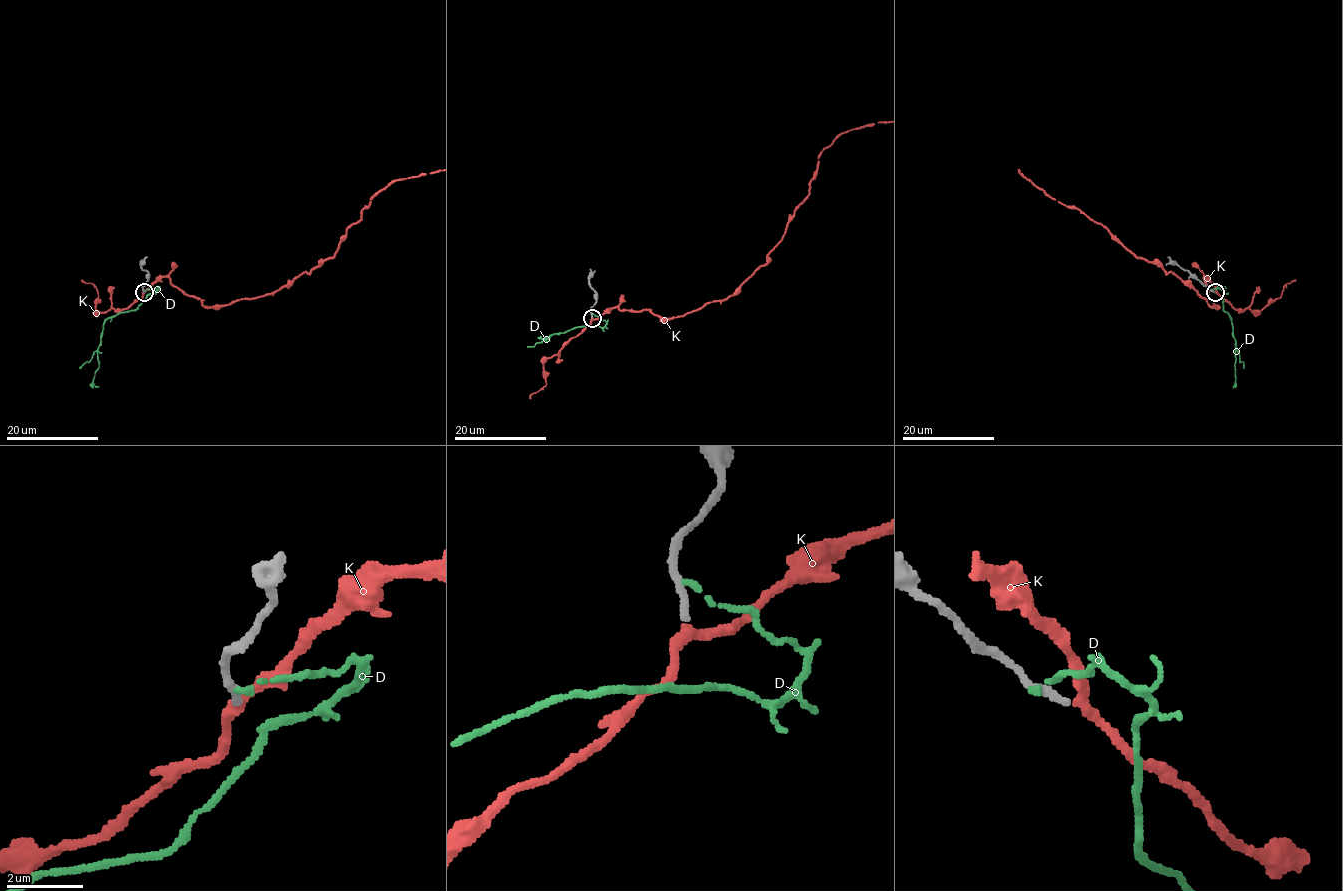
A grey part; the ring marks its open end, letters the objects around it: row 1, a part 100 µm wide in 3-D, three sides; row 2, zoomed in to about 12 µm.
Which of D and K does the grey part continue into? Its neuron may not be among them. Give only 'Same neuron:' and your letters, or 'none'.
Same neuron: K

